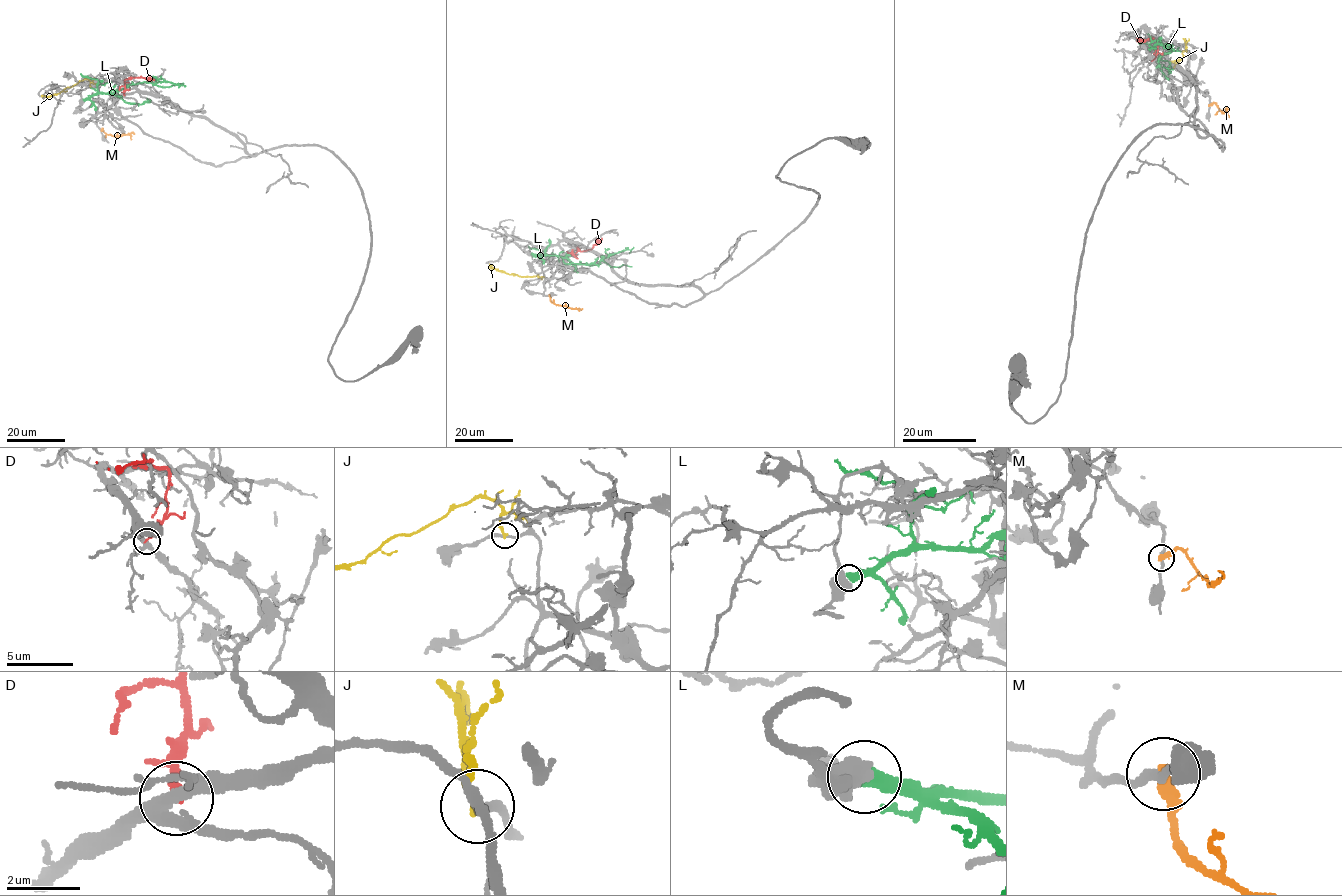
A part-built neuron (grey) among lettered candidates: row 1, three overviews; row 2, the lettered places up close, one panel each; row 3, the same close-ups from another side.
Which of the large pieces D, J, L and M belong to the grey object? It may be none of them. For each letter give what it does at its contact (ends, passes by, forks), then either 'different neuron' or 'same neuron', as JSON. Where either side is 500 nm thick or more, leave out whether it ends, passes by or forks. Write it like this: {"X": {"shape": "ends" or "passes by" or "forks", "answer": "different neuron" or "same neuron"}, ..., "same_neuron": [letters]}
{"D": {"shape": "ends", "answer": "different neuron"}, "J": {"shape": "ends", "answer": "different neuron"}, "L": {"answer": "different neuron"}, "M": {"shape": "ends", "answer": "different neuron"}, "same_neuron": []}

